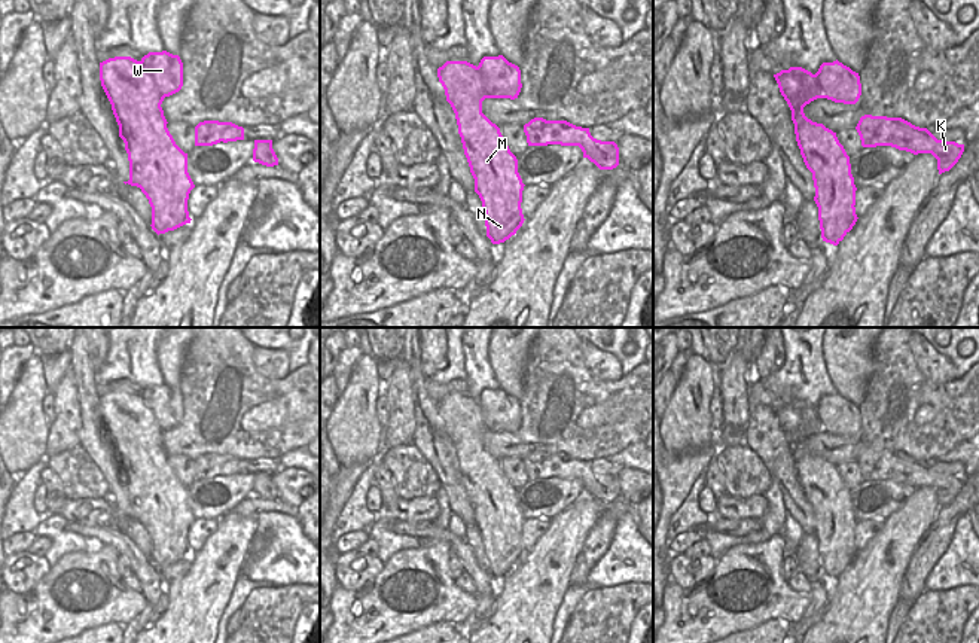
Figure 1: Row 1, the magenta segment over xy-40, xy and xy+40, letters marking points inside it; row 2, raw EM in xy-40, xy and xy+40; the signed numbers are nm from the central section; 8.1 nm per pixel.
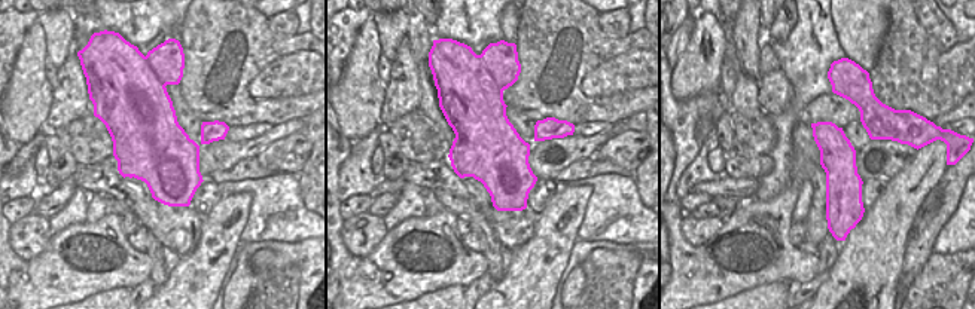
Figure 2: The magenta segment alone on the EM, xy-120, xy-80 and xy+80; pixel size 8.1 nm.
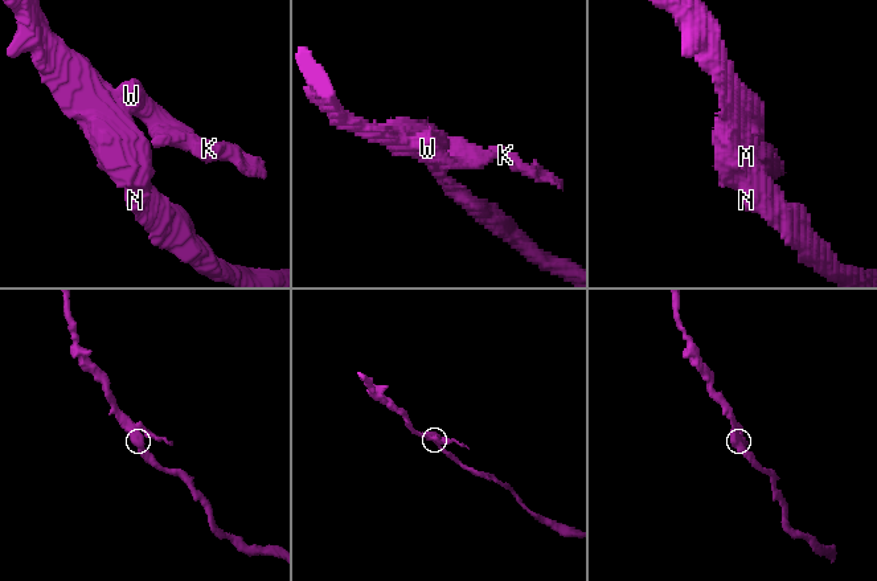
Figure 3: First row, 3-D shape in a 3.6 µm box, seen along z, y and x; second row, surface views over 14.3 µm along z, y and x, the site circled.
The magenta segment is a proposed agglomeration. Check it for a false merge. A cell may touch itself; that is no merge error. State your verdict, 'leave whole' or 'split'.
split

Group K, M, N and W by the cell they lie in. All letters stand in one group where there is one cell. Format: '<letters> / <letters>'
K W / M N

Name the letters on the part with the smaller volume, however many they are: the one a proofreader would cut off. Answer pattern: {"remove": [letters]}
{"remove": ["K", "W"]}

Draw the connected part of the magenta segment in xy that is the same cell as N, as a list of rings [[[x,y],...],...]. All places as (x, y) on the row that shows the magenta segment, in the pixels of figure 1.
[[[446,61],[437,68],[437,77],[445,89],[446,101],[455,113],[464,155],[475,179],[475,192],[485,211],[487,237],[492,244],[504,243],[525,220],[521,208],[525,185],[518,173],[518,159],[510,152],[500,128],[482,113],[482,101],[490,97],[479,67],[467,61]]]

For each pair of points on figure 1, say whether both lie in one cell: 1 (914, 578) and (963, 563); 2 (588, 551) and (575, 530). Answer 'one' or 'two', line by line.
1: two
2: two

